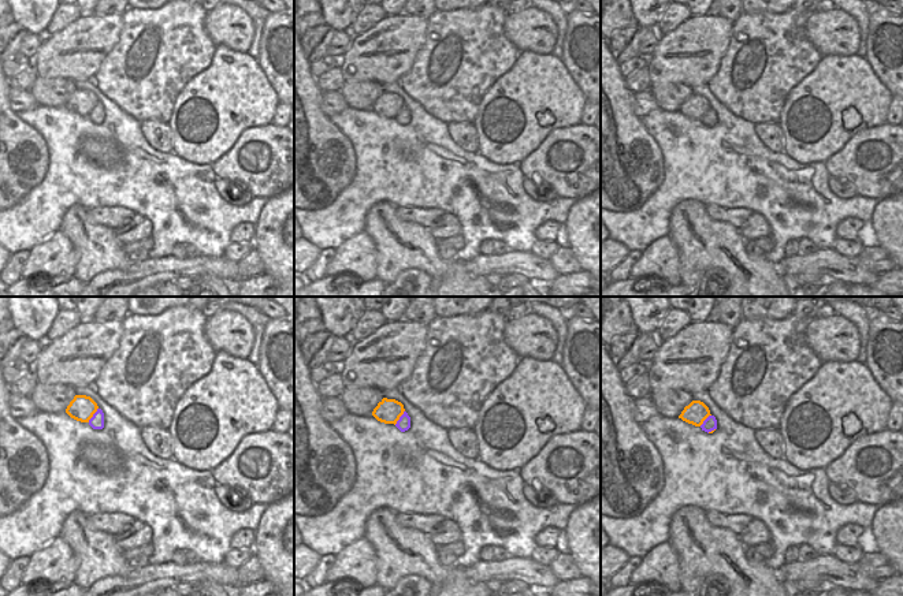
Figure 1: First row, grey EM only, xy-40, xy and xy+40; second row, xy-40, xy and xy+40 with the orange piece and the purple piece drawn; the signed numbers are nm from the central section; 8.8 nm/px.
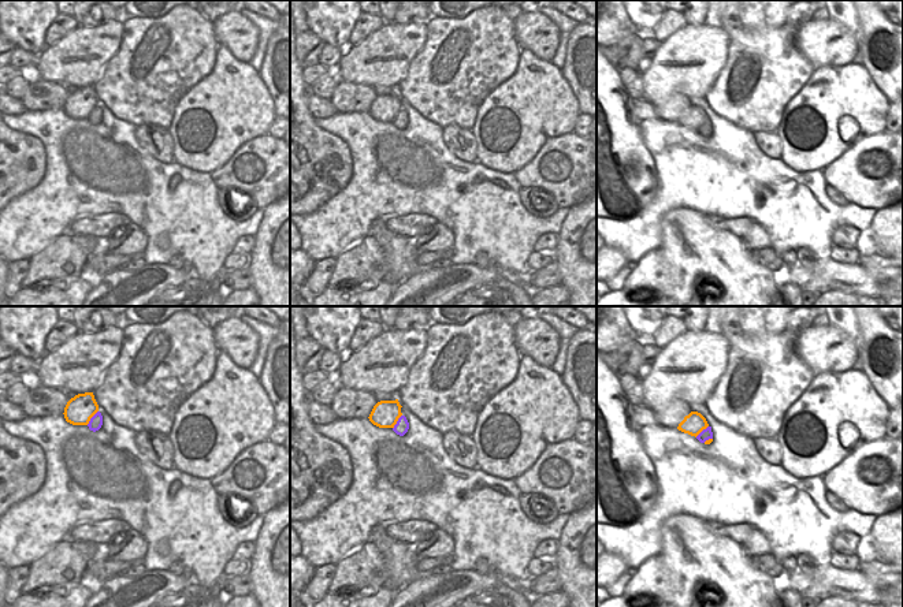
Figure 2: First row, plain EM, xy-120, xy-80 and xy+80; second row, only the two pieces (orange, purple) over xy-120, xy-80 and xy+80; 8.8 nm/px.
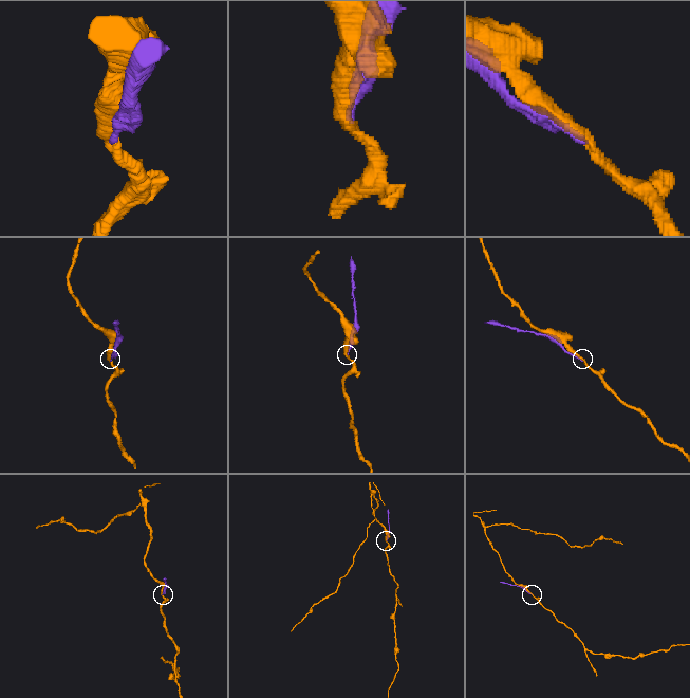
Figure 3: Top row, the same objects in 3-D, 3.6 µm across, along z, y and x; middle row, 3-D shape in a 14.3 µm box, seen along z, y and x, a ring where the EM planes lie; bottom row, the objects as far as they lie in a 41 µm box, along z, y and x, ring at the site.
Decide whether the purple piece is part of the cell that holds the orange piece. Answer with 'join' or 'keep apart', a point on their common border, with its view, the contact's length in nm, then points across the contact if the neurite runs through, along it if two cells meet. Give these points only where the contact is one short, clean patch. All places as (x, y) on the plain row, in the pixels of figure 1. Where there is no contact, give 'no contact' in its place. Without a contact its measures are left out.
keep apart | xy-40 (93, 107) | 160 nm

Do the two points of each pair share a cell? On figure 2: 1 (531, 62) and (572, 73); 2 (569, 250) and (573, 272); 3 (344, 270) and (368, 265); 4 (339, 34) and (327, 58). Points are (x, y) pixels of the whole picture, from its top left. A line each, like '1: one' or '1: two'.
1: two
2: one
3: one
4: two

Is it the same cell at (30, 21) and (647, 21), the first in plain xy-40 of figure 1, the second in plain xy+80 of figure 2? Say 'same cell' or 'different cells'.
same cell

